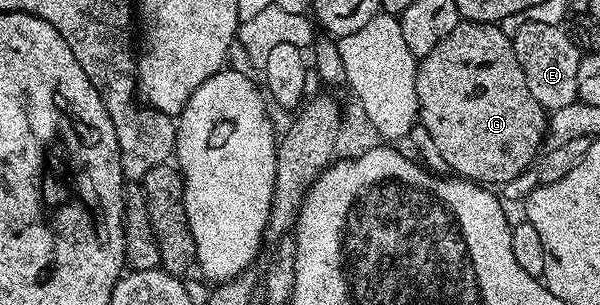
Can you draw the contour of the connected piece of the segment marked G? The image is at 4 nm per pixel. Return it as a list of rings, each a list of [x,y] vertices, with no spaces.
[[[459,21],[458,26],[419,61],[416,96],[418,118],[435,152],[450,169],[447,171],[468,182],[508,183],[527,173],[543,149],[548,111],[536,104],[532,92],[528,92],[528,80],[524,80],[524,72],[516,60],[512,38],[505,35],[498,24]]]

